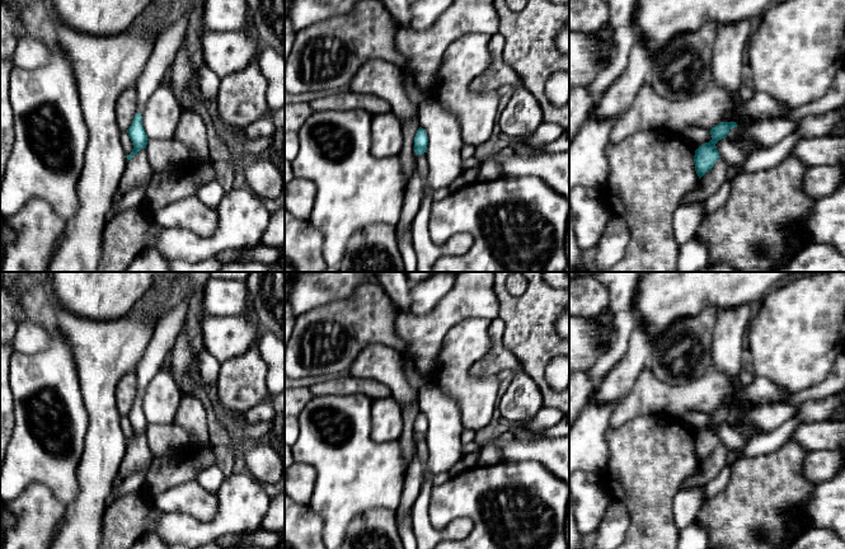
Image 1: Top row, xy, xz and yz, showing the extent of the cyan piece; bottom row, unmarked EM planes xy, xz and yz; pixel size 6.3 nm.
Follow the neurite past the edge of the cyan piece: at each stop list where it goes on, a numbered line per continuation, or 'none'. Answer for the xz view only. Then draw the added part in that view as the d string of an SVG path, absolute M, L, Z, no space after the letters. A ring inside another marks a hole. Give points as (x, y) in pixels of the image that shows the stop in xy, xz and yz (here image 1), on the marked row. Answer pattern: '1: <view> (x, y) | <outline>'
none

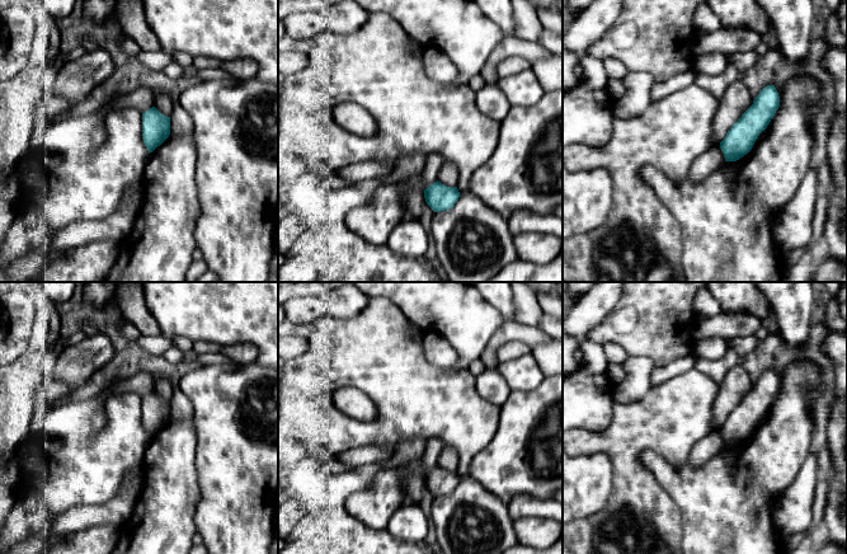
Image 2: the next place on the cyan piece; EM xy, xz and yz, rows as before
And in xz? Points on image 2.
none

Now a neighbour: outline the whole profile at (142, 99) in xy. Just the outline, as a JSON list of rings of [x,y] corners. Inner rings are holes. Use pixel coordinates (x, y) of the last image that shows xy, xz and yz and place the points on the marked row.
[[[140,88],[127,94],[118,95],[113,98],[108,104],[109,111],[118,109],[122,107],[131,107],[138,109],[141,113],[145,113],[150,108],[155,107],[155,98],[157,93],[154,93],[150,89]]]

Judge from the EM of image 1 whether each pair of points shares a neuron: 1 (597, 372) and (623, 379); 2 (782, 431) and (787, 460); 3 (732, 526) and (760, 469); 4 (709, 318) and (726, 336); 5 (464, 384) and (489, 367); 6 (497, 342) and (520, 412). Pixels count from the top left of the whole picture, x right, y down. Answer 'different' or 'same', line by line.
1: different
2: different
3: same
4: different
5: different
6: same

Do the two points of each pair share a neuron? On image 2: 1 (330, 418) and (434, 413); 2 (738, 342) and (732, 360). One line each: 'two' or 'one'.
1: one
2: two

